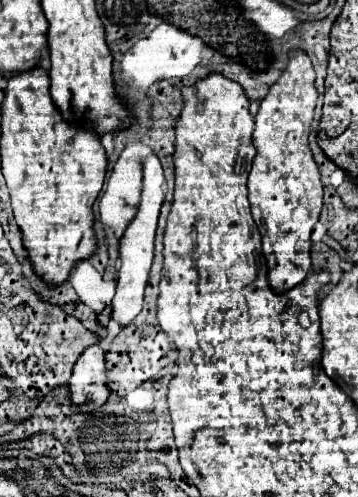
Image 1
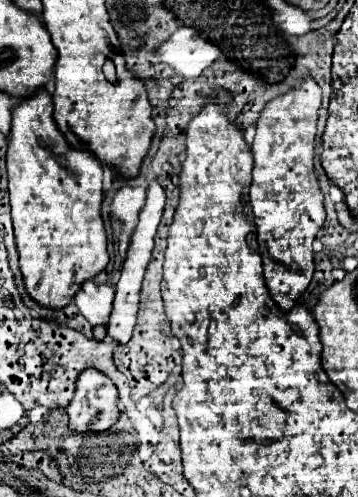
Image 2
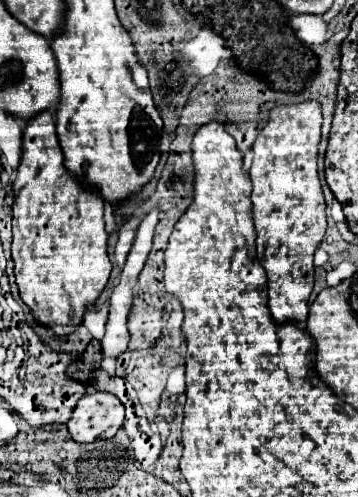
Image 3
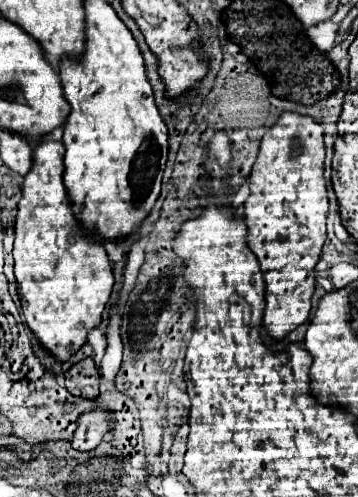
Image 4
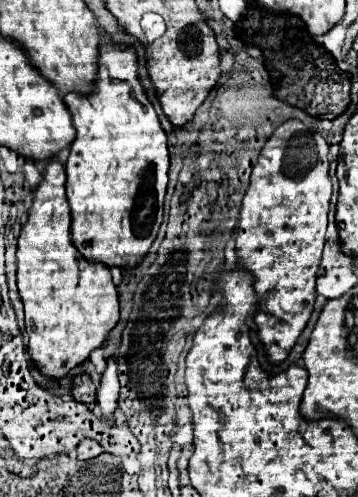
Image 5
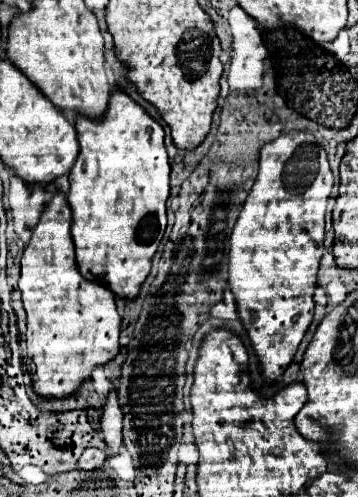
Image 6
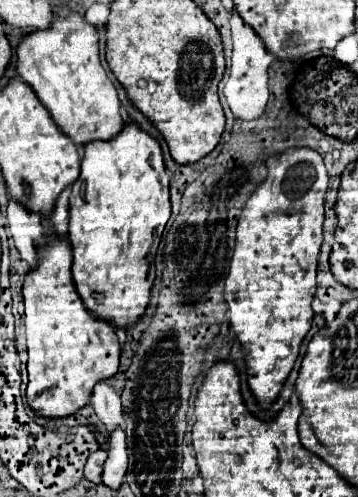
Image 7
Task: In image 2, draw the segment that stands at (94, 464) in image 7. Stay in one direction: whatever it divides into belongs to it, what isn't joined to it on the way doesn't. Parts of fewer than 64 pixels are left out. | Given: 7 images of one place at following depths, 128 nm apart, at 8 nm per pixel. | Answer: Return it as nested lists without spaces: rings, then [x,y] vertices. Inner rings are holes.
[[[84,368],[76,380],[76,392],[66,406],[70,428],[76,432],[108,430],[118,418],[118,390],[112,380],[96,368]]]

